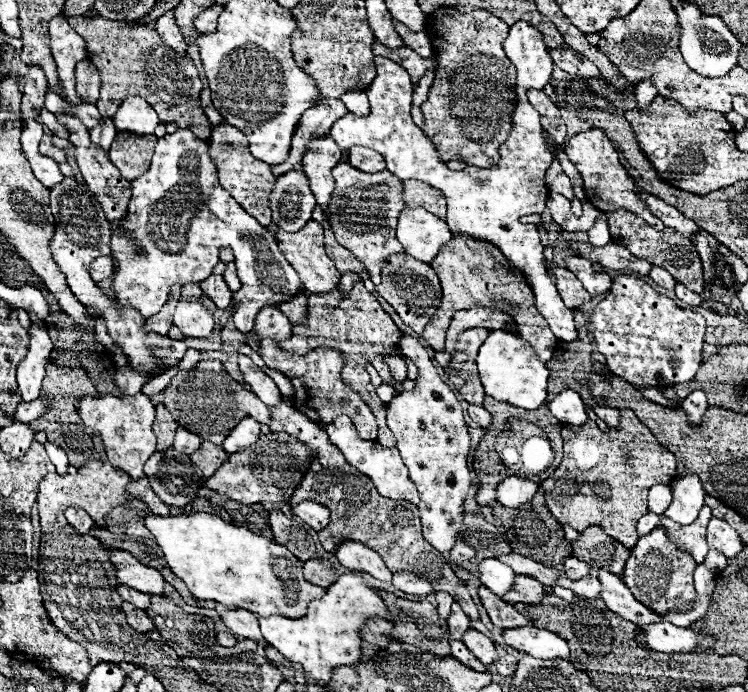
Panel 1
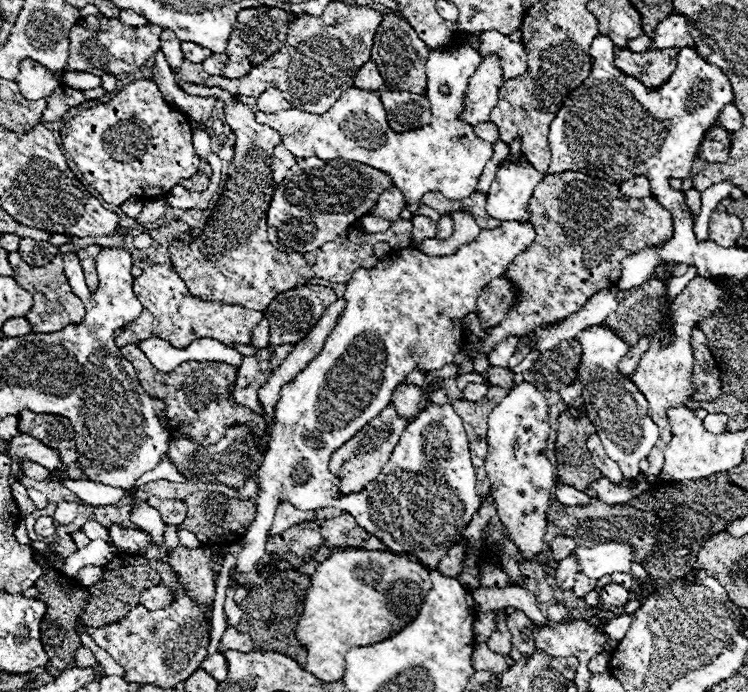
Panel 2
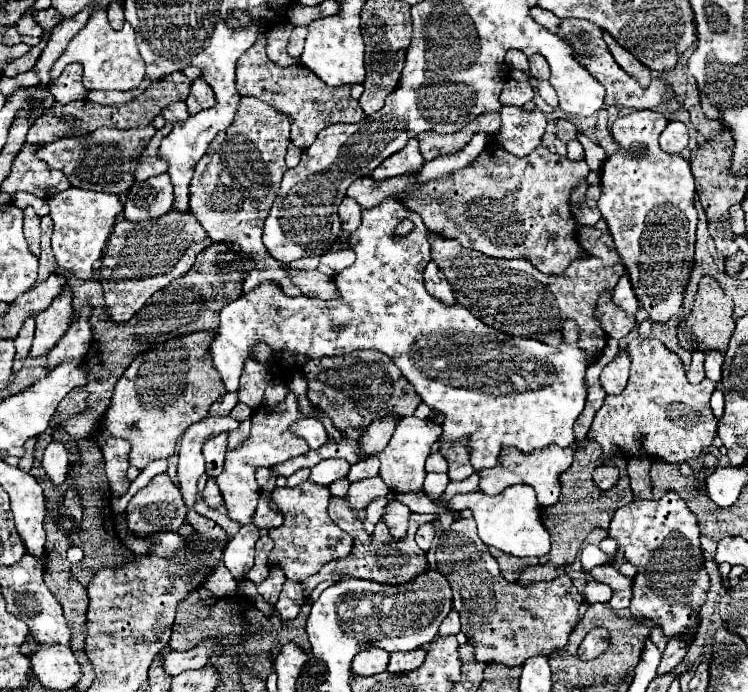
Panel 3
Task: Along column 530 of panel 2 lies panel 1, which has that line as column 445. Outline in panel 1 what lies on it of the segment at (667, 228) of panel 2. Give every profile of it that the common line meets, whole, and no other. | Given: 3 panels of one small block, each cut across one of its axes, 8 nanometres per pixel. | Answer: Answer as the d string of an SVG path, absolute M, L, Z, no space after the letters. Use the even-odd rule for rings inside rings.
M404 180L404 204L408 208L424 208L446 222L446 200L444 194L430 184L420 180ZM452 232L452 244L444 244L444 248L440 248L440 252L436 254L436 260L432 260L430 266L434 268L434 272L438 274L440 284L442 284L442 304L422 332L422 338L430 344L430 348L434 348L436 352L444 350L442 340L444 340L446 328L448 328L454 312L472 308L472 306L496 308L496 298L502 298L502 312L504 312L504 304L506 304L506 312L510 314L510 310L512 310L516 324L520 324L520 326L528 324L534 330L538 330L536 336L540 340L540 360L548 362L552 358L552 352L556 346L556 336L548 328L548 322L534 308L534 294L532 294L524 274L518 268L512 268L508 264L508 260L504 258L504 254L494 244L488 244L484 240L472 240L470 236L460 236L458 232Z

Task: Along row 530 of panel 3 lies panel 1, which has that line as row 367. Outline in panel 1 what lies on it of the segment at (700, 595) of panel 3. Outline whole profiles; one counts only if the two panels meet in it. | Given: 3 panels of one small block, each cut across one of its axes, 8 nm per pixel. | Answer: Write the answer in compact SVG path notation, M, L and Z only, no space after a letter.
M618 274L606 296L590 312L590 332L596 350L606 358L612 374L638 386L670 386L690 382L702 362L706 320L658 294L632 274Z

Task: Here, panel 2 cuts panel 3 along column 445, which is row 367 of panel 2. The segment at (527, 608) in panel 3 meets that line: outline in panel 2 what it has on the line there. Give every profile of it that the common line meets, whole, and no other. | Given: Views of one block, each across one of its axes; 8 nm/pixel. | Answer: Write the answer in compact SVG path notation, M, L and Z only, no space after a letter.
M576 340L562 342L560 346L546 350L540 354L532 370L532 382L540 388L560 390L562 386L572 384L576 380L576 368L582 358L582 348Z

